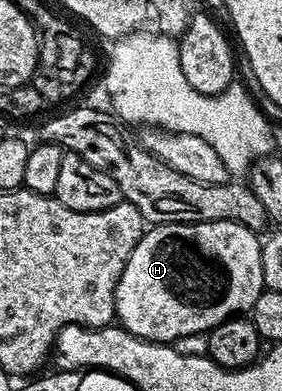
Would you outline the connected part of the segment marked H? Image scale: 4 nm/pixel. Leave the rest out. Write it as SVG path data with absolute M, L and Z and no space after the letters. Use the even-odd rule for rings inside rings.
M209 220L199 224L156 224L143 231L124 266L124 274L120 274L120 282L116 286L116 294L114 295L114 315L117 323L134 336L139 336L142 340L149 340L155 344L171 345L174 340L184 338L185 335L207 333L217 324L223 324L226 320L237 317L239 314L249 313L254 307L256 298L260 298L263 291L262 240L255 229L237 224L235 220Z

